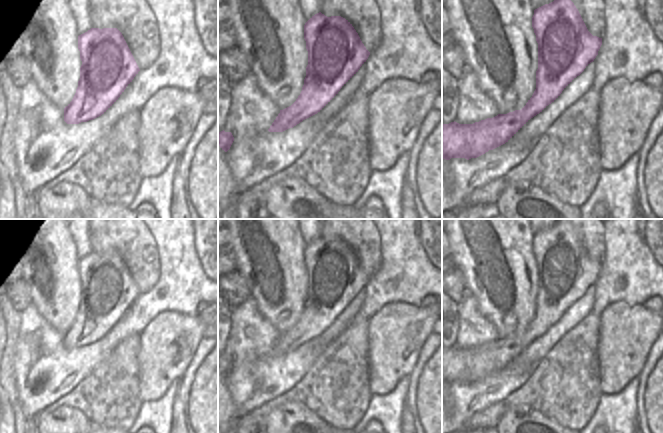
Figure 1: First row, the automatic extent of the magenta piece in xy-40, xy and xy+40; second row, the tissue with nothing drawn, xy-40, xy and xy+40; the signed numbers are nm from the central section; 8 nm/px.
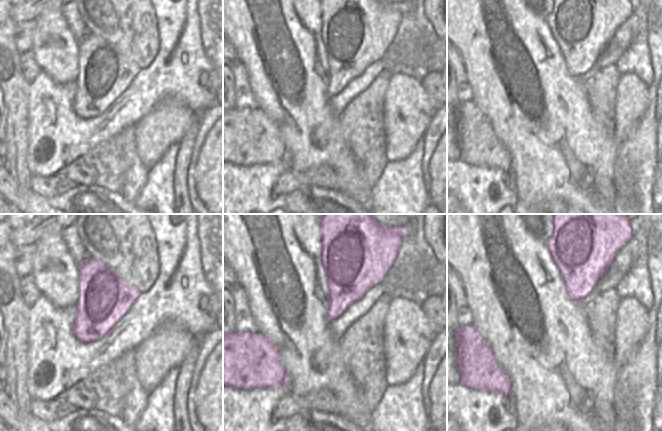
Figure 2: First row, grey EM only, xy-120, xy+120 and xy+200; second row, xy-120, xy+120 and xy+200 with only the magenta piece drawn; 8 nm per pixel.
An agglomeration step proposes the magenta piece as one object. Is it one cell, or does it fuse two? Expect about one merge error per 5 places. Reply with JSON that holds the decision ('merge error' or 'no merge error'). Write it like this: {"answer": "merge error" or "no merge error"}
{"answer": "no merge error"}

